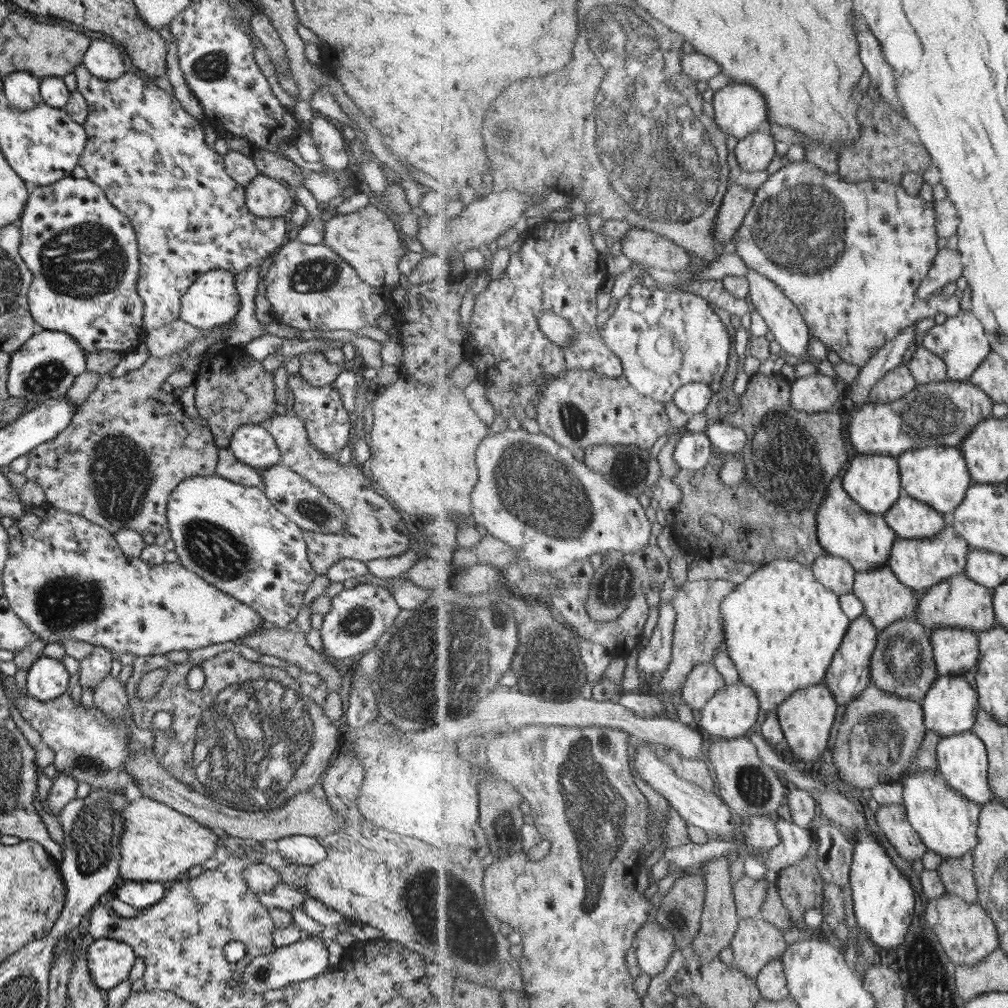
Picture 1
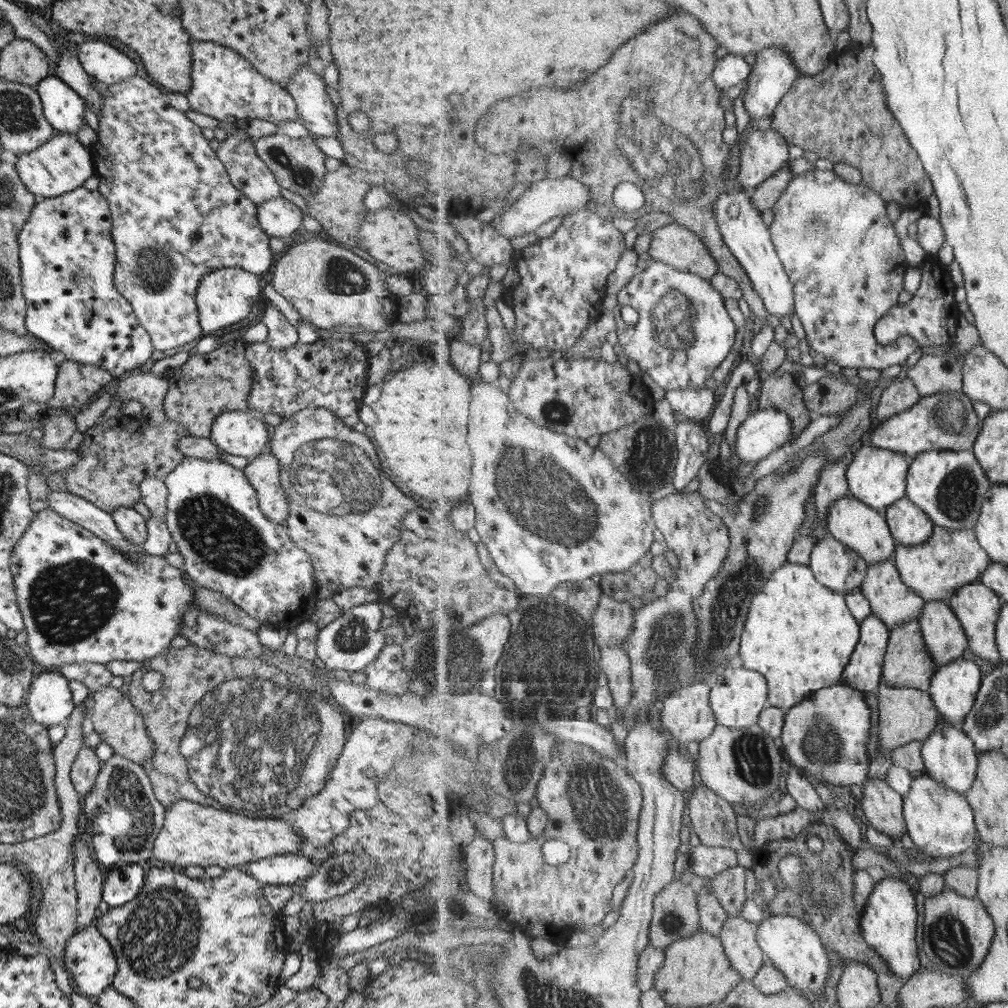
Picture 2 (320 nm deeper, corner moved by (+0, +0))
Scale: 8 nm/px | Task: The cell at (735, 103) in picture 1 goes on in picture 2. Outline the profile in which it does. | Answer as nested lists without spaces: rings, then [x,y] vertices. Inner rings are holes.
[[[781,47],[764,48],[756,55],[756,66],[753,67],[750,78],[748,78],[749,83],[746,95],[743,97],[743,103],[751,118],[760,119],[774,114],[784,96],[788,94],[796,80],[801,77],[801,71],[790,52]]]

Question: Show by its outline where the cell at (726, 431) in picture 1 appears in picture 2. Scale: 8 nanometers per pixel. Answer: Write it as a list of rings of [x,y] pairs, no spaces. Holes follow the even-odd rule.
[[[759,409],[737,431],[736,451],[744,463],[758,463],[790,442],[793,420],[775,409]]]

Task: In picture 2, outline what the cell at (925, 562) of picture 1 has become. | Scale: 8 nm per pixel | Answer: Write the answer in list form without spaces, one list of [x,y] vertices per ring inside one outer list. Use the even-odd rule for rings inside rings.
[[[936,526],[934,535],[923,544],[899,544],[894,559],[904,583],[927,601],[949,601],[961,587],[979,582],[993,562],[974,529],[955,530],[943,526]]]

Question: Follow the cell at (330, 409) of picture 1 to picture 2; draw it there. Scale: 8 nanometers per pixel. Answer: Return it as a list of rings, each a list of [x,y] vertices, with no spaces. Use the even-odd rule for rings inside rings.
[[[317,338],[313,344],[297,342],[291,348],[277,352],[267,344],[267,341],[254,342],[245,348],[245,359],[251,367],[251,375],[254,375],[249,397],[246,400],[248,412],[271,413],[282,419],[289,419],[300,410],[314,407],[337,416],[337,419],[342,420],[342,425],[346,425],[348,428],[352,428],[359,422],[357,413],[362,404],[361,398],[366,386],[367,360],[369,360],[361,343],[351,339]]]

